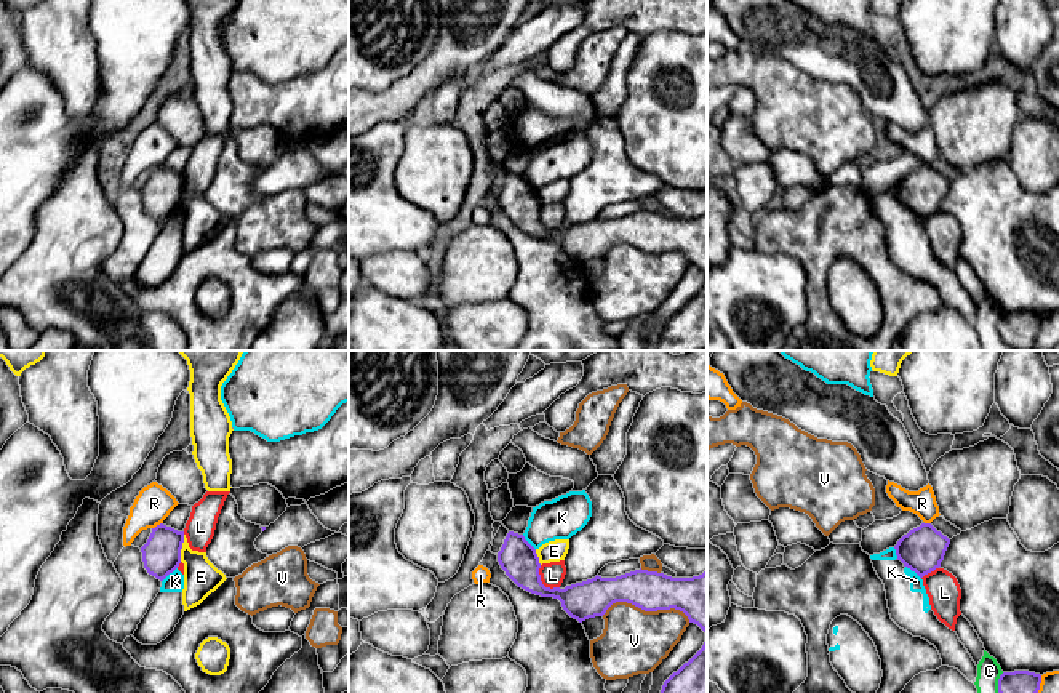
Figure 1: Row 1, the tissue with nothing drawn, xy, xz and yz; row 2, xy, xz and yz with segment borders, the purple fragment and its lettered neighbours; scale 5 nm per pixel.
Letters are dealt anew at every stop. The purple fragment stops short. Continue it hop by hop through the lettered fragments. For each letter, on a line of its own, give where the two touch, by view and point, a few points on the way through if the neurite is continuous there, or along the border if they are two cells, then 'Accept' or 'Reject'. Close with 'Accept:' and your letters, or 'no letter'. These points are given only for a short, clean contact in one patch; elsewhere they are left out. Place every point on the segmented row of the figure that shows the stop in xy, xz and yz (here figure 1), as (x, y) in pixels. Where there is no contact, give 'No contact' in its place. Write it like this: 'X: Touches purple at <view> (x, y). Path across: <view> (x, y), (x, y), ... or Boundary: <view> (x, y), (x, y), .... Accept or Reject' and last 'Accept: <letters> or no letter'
C: Touches purple at yz (999, 682). Reject
E: Touches purple at xy (181, 548). Reject
K: Touches purple at xy (168, 573). Reject
L: Touches purple at xz (541, 583). Boundary: xz (539, 565), (539, 580), (546, 586), (559, 588). Reject
R: Touches purple at yz (1040, 682). Reject
V: Touches purple at xz (647, 610). Reject
Accept: no letter

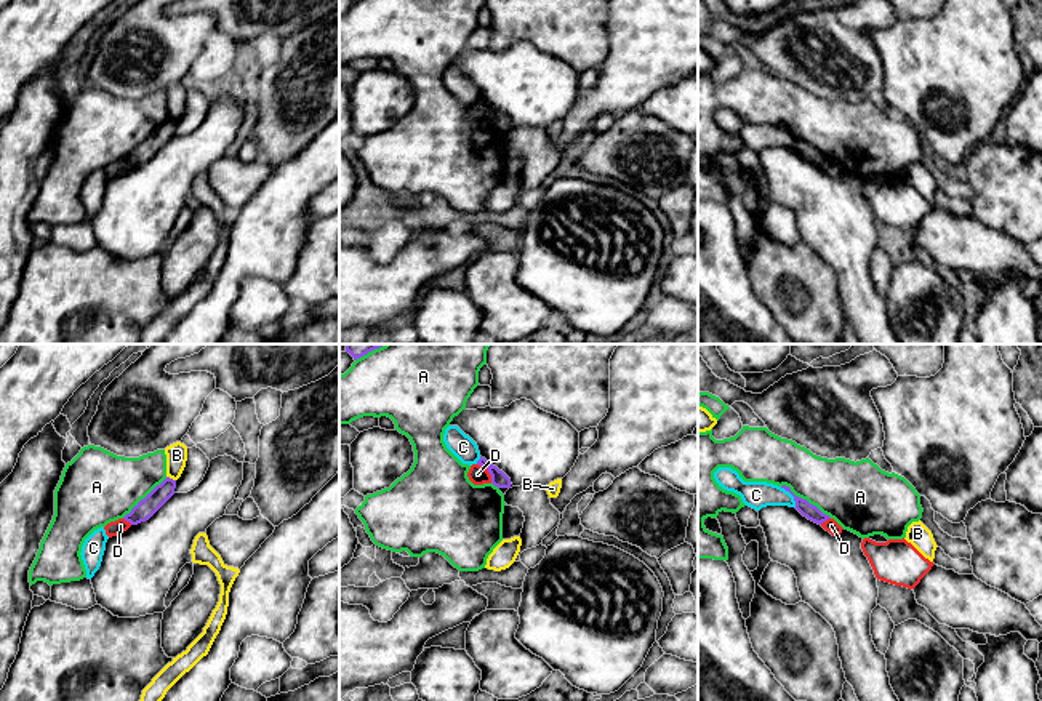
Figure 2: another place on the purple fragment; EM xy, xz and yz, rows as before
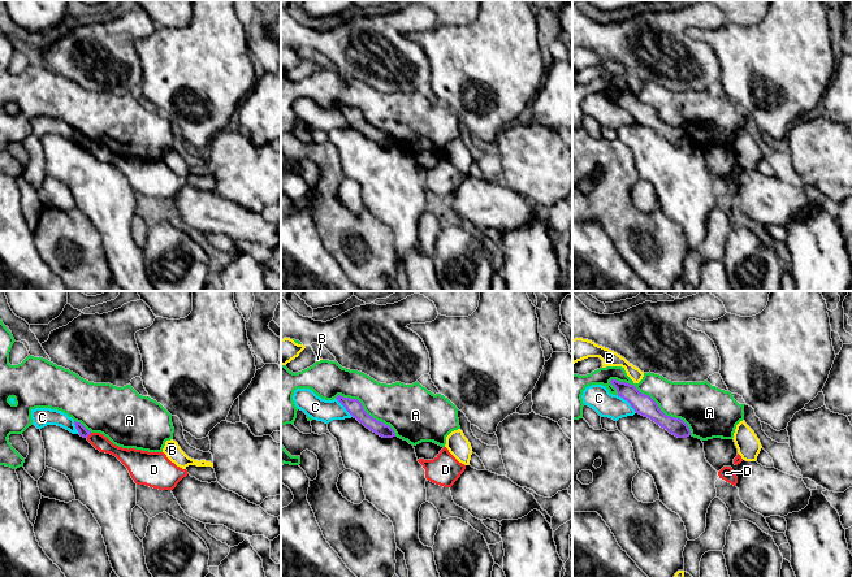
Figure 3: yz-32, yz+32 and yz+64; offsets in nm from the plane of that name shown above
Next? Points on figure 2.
A: Touches purple at yz (805, 500). Reject
B: Touches purple at xy (172, 479). Reject
C: Touches purple at yz (791, 493). Reject
D: Touches purple at xz (488, 471). Boundary: xz (477, 463), (488, 472), (492, 482). Reject
Accept: no letter

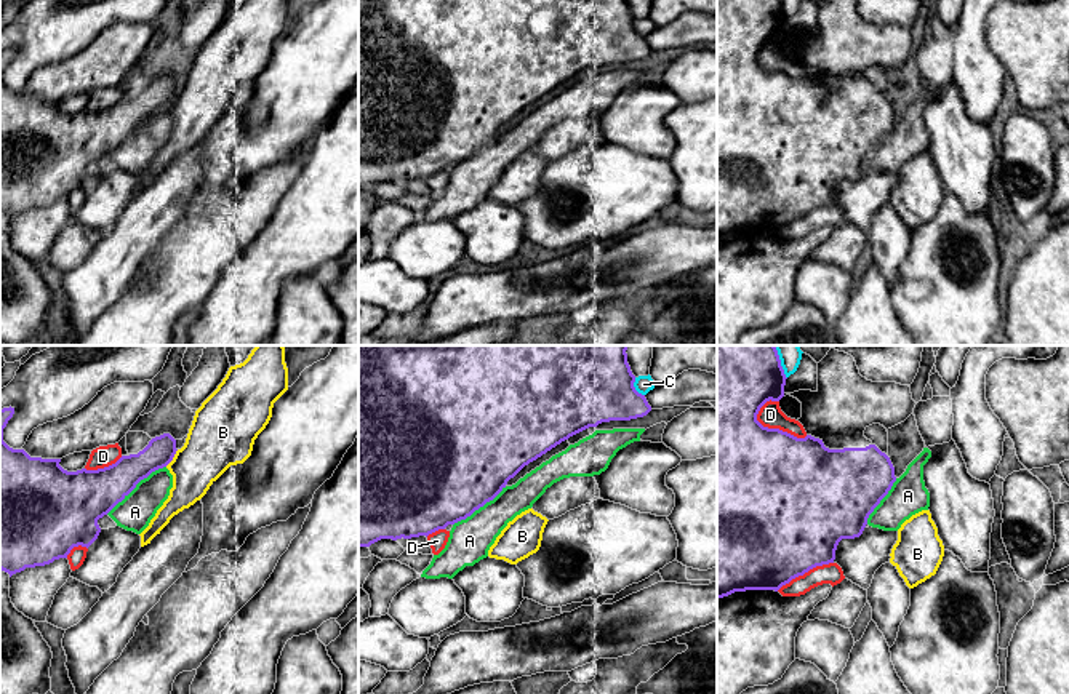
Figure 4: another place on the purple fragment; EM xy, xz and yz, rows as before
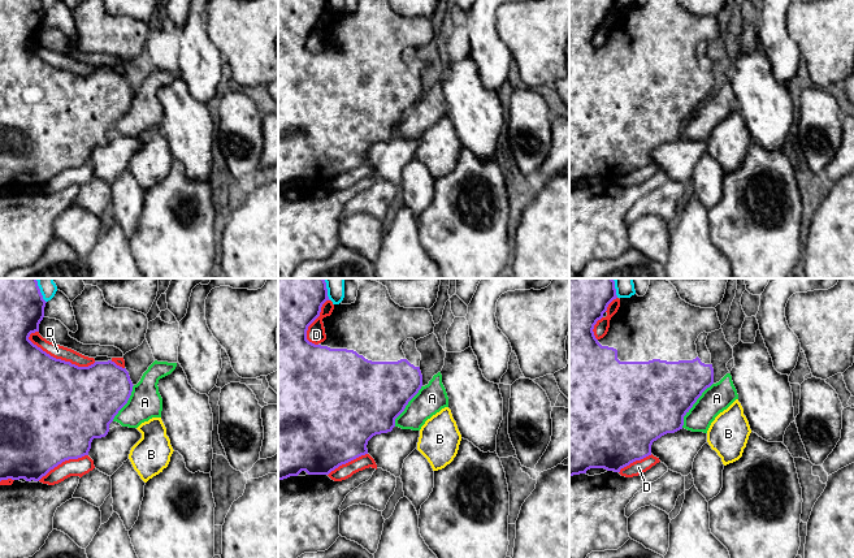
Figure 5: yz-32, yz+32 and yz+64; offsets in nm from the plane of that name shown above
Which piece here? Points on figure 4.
A: Touches purple at xy (135, 486). Accept
B: Touches purple at xy (173, 456). Reject
C: Touches purple at xz (634, 387). Reject
D: Touches purple at yz (778, 429). Reject
Accept: A

